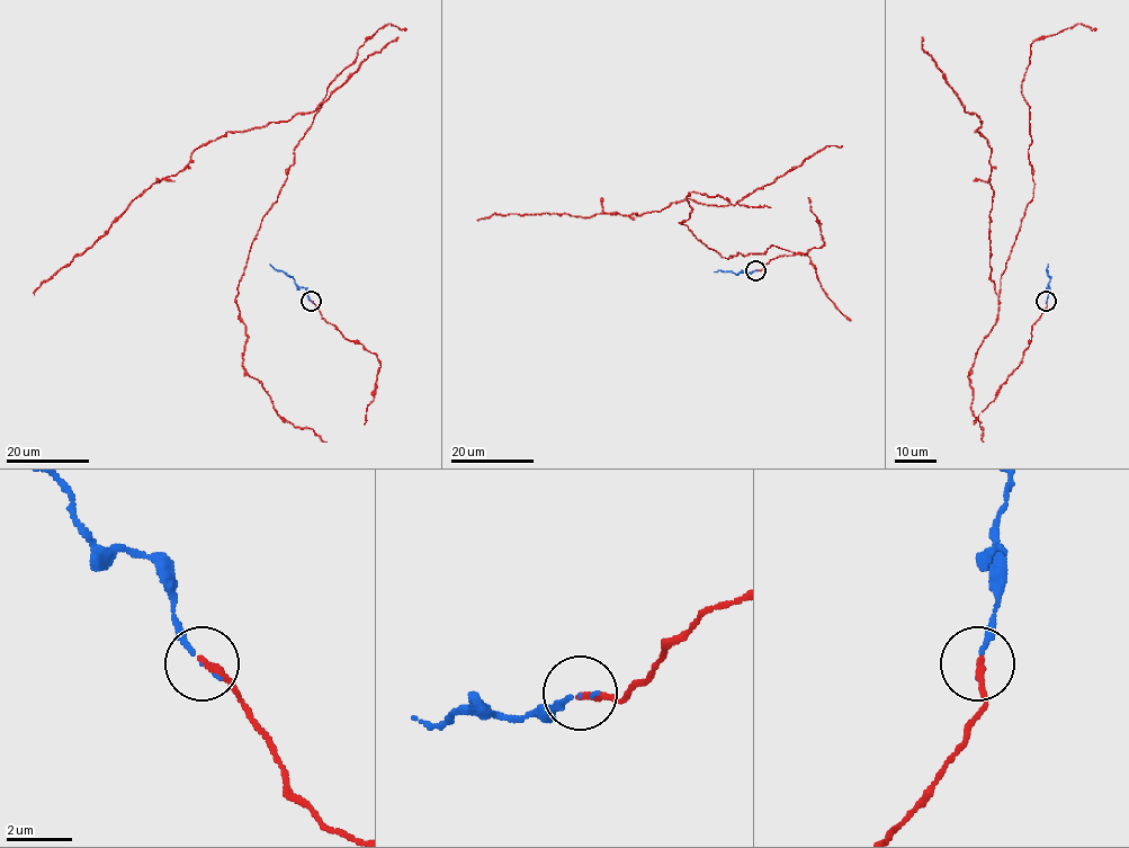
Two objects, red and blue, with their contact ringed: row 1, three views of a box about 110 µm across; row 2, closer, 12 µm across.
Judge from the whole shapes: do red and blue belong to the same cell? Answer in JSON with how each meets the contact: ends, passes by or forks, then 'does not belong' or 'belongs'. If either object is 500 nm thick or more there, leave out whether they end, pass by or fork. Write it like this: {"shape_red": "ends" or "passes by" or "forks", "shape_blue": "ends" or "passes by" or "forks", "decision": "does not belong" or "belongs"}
{"shape_red": "ends", "shape_blue": "ends", "decision": "belongs"}

